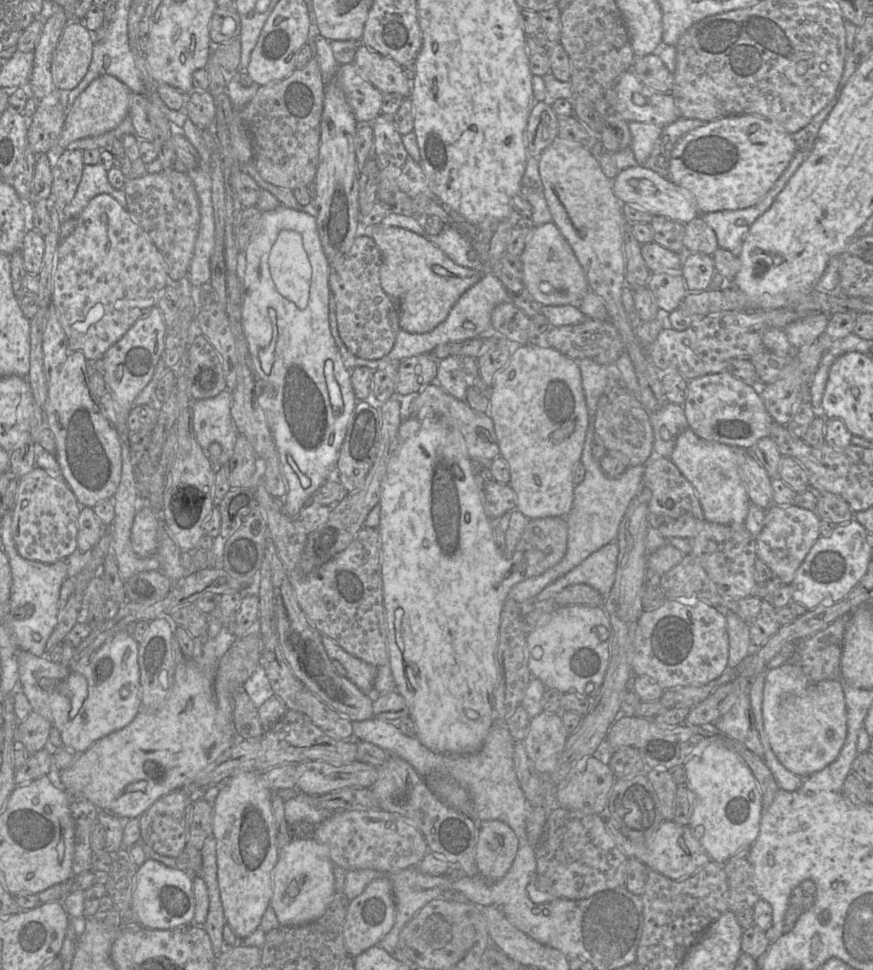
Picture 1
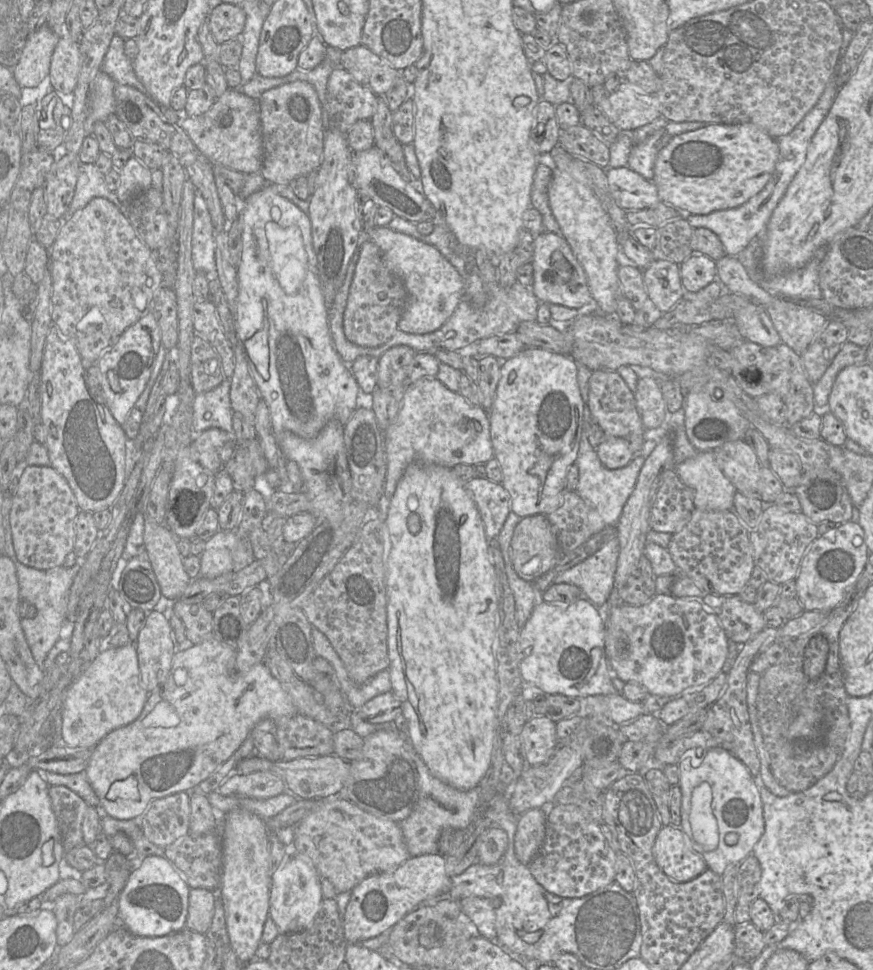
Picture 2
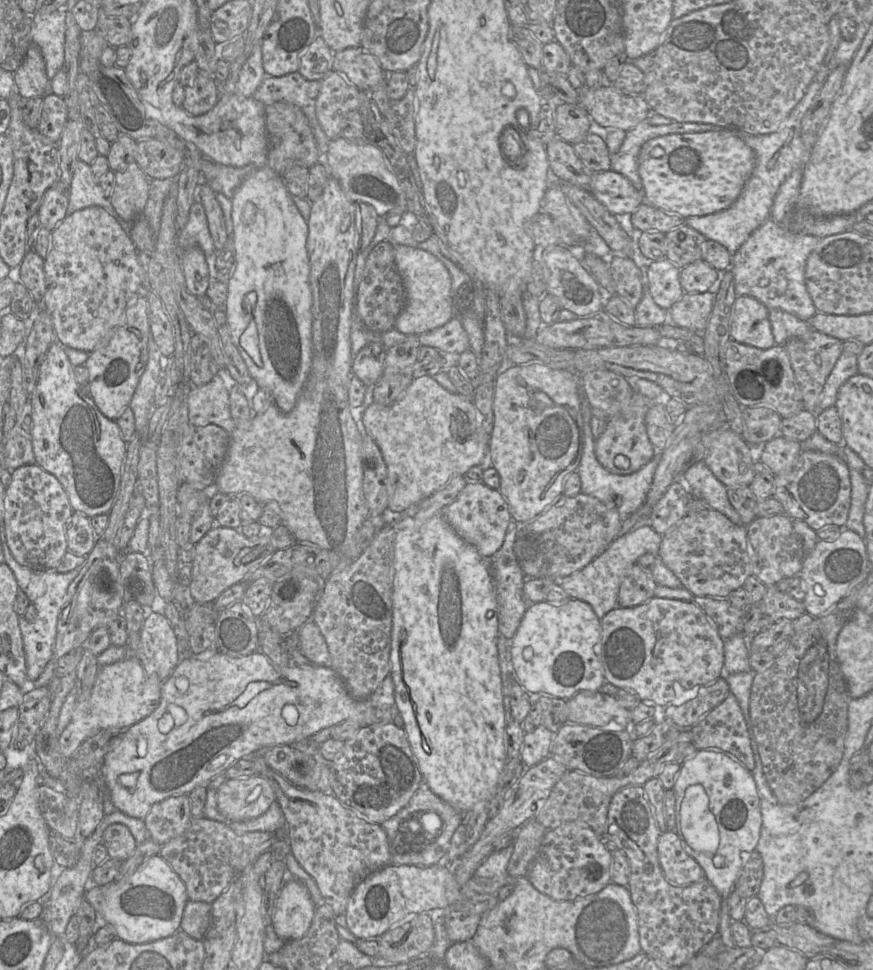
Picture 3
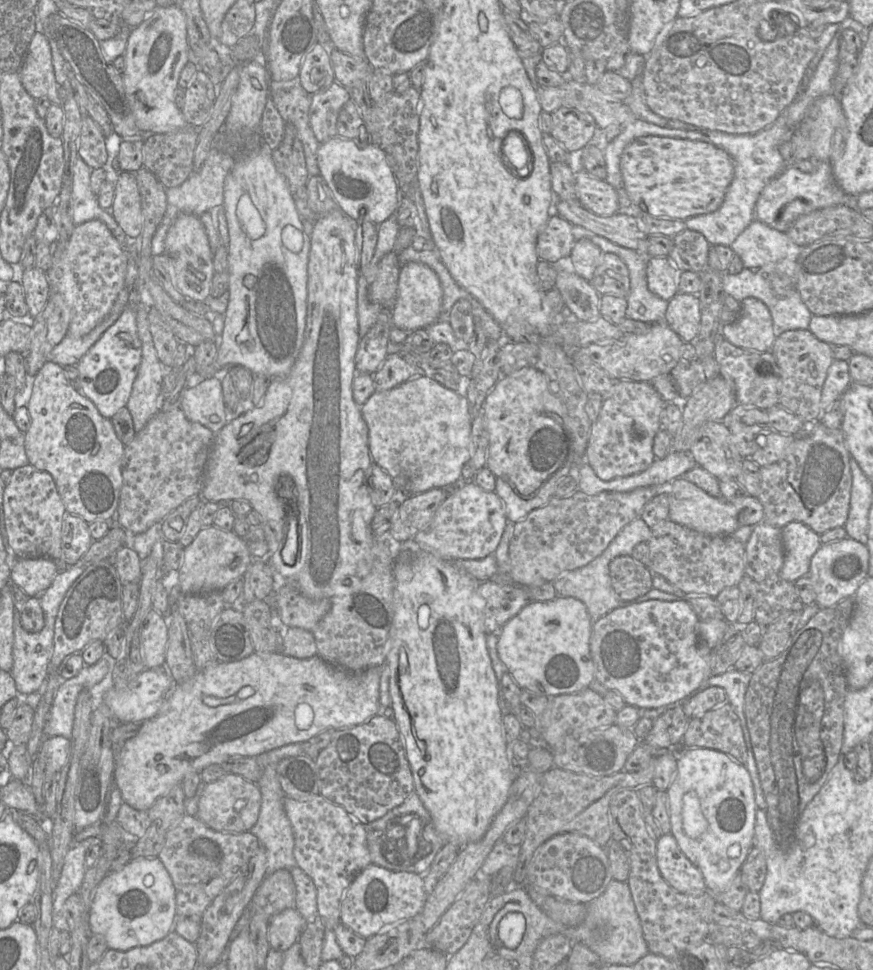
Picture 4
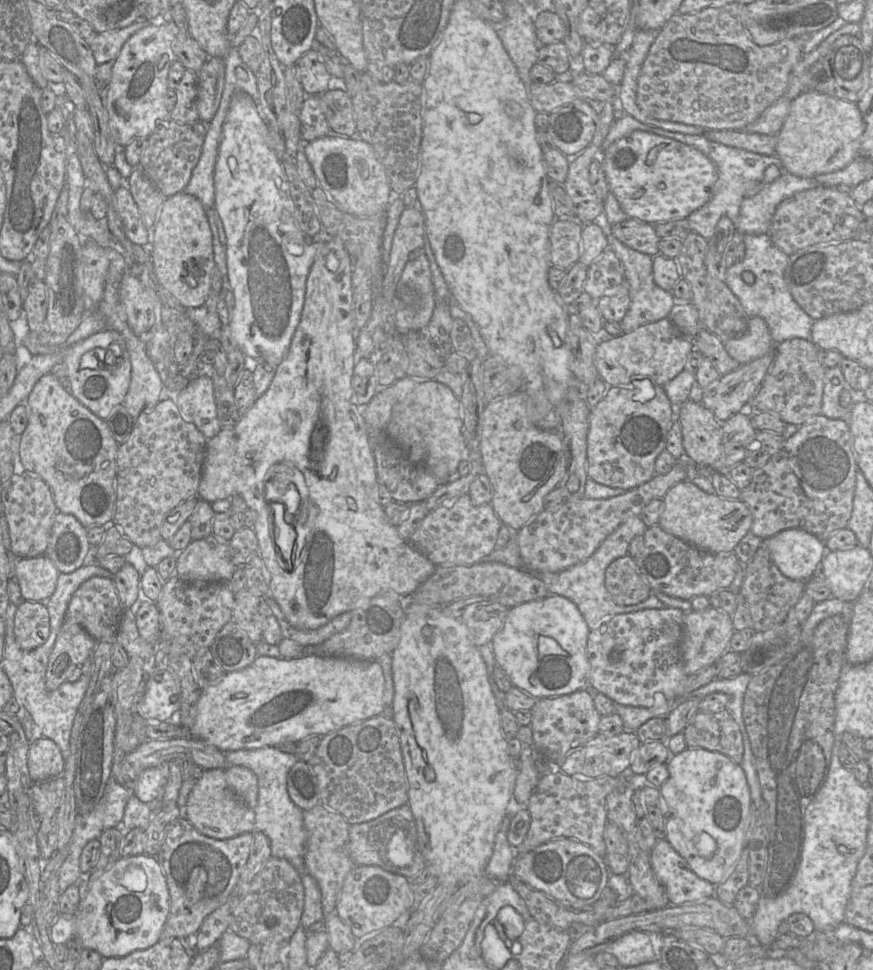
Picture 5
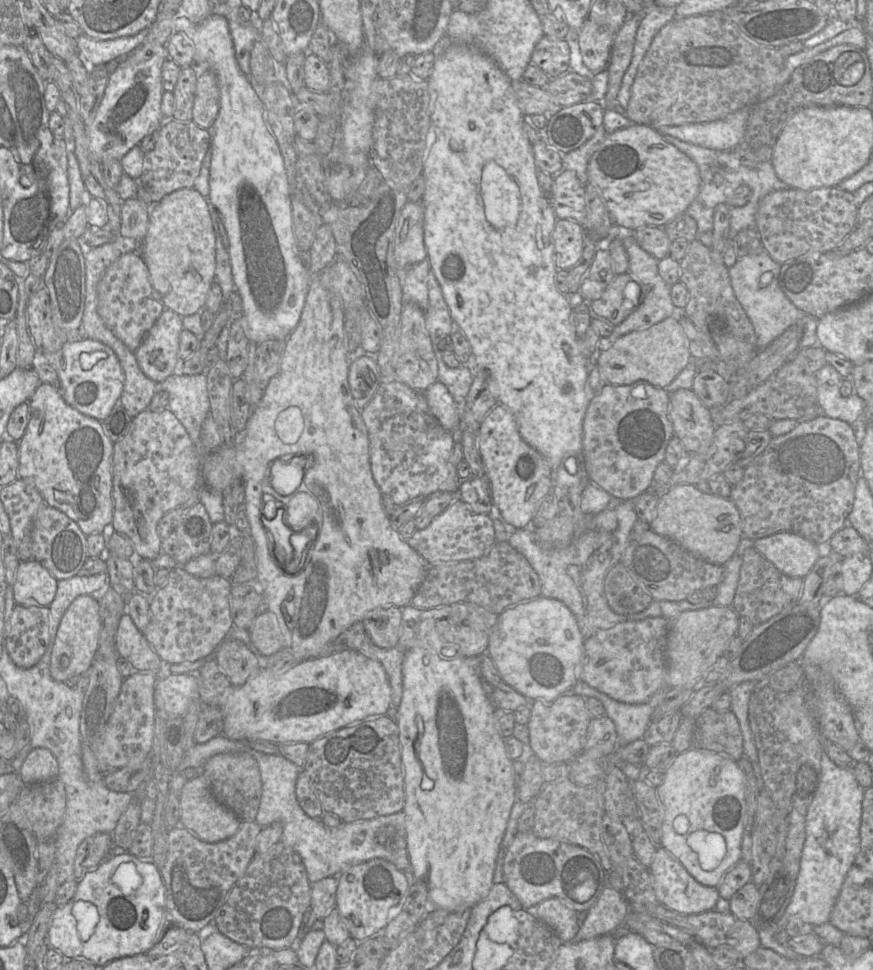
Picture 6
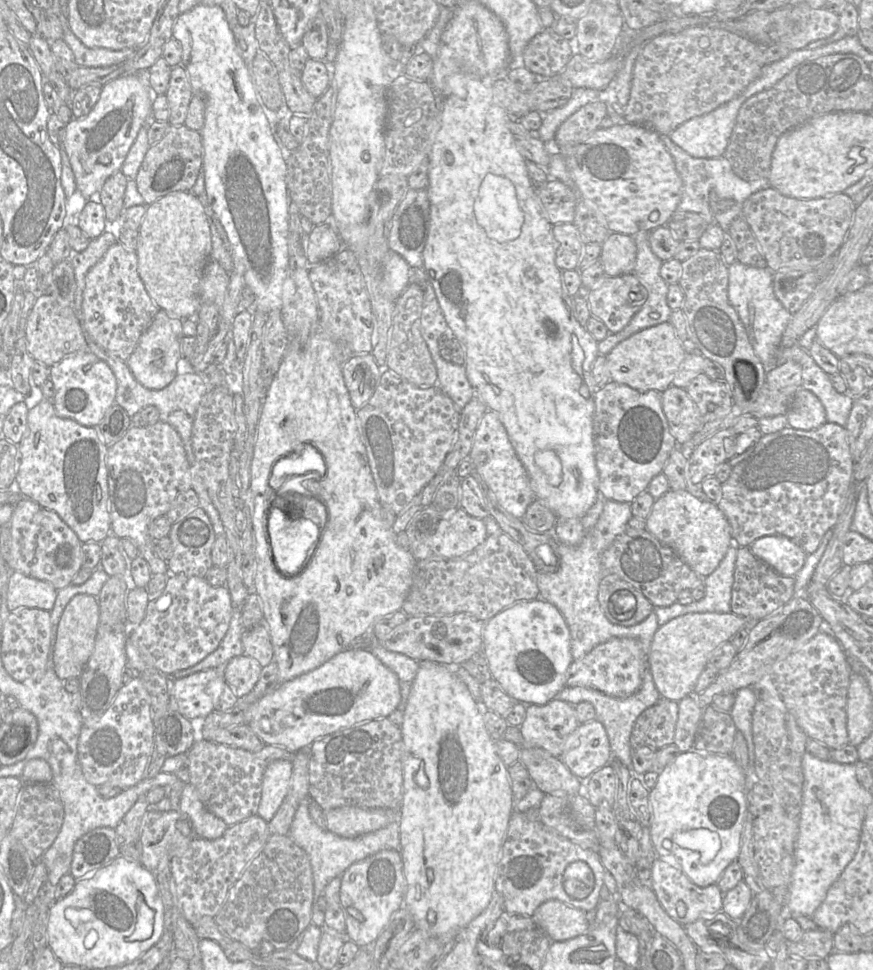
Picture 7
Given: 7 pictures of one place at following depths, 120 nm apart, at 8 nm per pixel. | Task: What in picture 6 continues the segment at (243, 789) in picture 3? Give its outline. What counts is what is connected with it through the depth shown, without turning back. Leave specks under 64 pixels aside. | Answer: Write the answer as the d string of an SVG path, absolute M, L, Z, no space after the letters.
M200 773L182 787L180 800L180 824L198 839L217 843L232 837L239 829L241 820L213 796L209 780Z

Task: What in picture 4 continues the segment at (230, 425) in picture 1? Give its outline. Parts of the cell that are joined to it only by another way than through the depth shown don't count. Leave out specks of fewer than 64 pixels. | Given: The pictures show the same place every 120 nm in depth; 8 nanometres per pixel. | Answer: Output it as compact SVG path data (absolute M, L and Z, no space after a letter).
M211 377L187 389L181 409L189 420L217 434L228 423L221 380Z

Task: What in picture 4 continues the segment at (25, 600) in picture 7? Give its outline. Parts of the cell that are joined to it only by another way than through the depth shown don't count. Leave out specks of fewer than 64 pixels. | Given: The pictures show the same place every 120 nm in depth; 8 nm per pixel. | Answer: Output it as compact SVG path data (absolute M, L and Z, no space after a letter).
M19 558L11 568L11 585L20 587L29 597L38 597L52 584L59 566L49 558Z

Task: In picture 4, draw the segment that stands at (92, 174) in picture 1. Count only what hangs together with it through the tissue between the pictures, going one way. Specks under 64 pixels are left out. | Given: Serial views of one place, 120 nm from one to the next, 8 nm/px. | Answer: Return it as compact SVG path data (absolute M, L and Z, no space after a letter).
M77 157L71 194L71 219L73 224L80 225L90 220L102 221L121 246L125 245L127 236L113 217L112 208L102 209L98 204L97 195L90 187L90 168L81 157Z

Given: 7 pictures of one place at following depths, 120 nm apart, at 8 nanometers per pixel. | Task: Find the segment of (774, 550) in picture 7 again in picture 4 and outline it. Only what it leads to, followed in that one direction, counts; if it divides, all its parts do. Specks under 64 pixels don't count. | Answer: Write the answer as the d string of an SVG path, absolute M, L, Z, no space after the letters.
M790 522L782 528L784 564L781 578L794 583L808 576L813 555L822 545L820 535L802 522Z

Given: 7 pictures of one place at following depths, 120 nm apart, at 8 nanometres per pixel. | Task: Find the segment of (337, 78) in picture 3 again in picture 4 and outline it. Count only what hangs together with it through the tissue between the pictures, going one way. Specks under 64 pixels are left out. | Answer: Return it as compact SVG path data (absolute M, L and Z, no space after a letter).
M334 81L325 91L311 95L310 126L316 139L324 143L338 135L337 118L344 104L351 99L350 89Z

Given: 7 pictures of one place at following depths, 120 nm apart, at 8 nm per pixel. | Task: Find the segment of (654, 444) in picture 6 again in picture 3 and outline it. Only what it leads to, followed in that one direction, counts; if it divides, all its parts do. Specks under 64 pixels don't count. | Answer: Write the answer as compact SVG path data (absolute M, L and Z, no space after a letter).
M637 392L632 394L626 410L607 421L604 431L595 440L595 456L609 472L631 474L647 464L656 454L645 425L645 417L652 401Z

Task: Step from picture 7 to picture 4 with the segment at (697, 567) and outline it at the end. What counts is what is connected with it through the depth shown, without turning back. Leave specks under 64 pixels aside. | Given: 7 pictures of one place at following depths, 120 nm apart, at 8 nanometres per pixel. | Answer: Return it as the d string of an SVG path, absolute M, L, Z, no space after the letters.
M683 477L670 482L666 493L669 500L669 520L707 535L732 535L739 527L755 526L764 519L763 506L757 497L747 496L740 501L729 502L709 495Z

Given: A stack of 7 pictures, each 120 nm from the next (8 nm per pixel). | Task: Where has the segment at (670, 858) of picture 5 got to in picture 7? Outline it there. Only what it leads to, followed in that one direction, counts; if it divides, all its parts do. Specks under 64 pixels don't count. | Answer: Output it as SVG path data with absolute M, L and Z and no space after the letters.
M657 857L651 866L651 888L666 913L683 926L696 921L700 917L722 911L724 894L717 883L699 887L692 883L681 869L668 864L660 857Z

